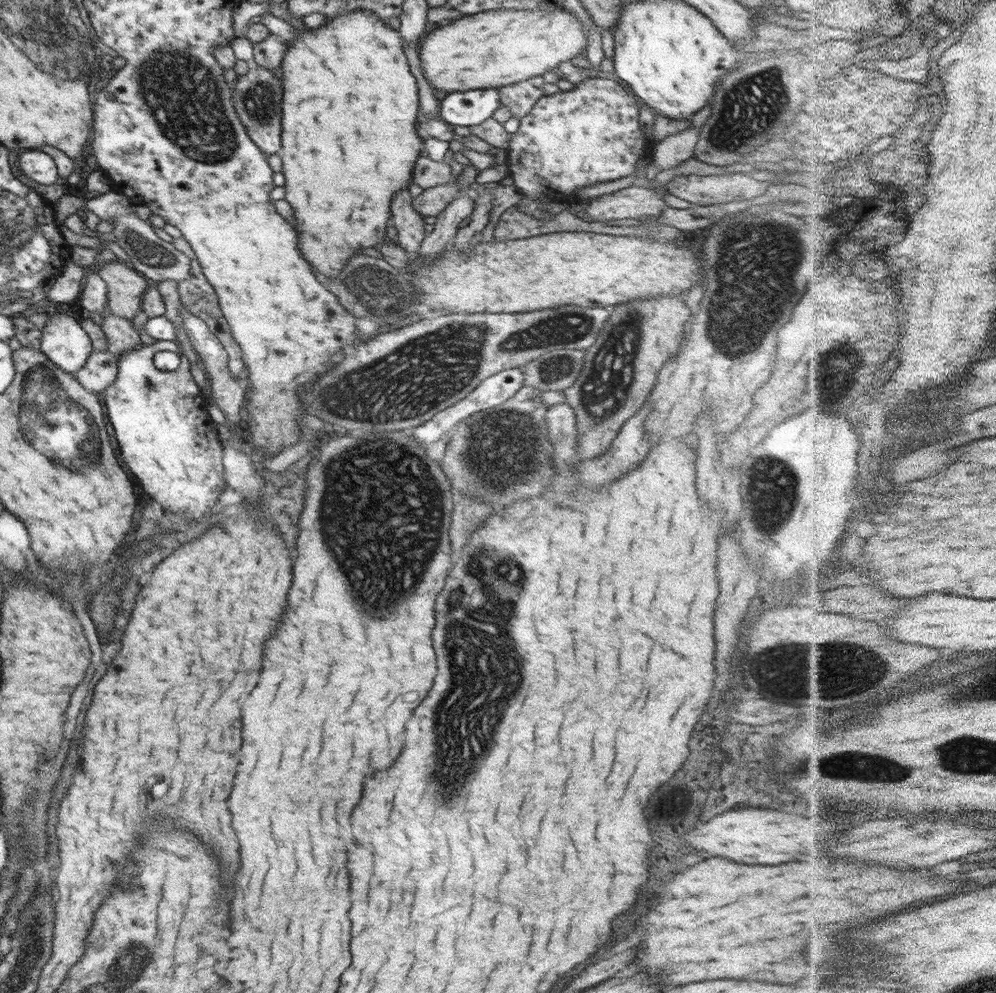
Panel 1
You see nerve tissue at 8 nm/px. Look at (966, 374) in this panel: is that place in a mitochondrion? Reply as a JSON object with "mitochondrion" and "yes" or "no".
{"mitochondrion":"no"}

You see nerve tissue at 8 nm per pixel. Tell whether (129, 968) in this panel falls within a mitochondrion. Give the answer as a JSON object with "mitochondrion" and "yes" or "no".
{"mitochondrion":"yes"}

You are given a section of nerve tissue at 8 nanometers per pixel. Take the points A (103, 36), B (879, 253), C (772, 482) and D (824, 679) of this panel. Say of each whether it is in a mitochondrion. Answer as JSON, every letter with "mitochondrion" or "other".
{"A":"mitochondrion","B":"other","C":"mitochondrion","D":"mitochondrion"}

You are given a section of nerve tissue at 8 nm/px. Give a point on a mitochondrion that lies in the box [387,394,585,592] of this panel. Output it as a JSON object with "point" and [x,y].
{"point":[501,450]}

